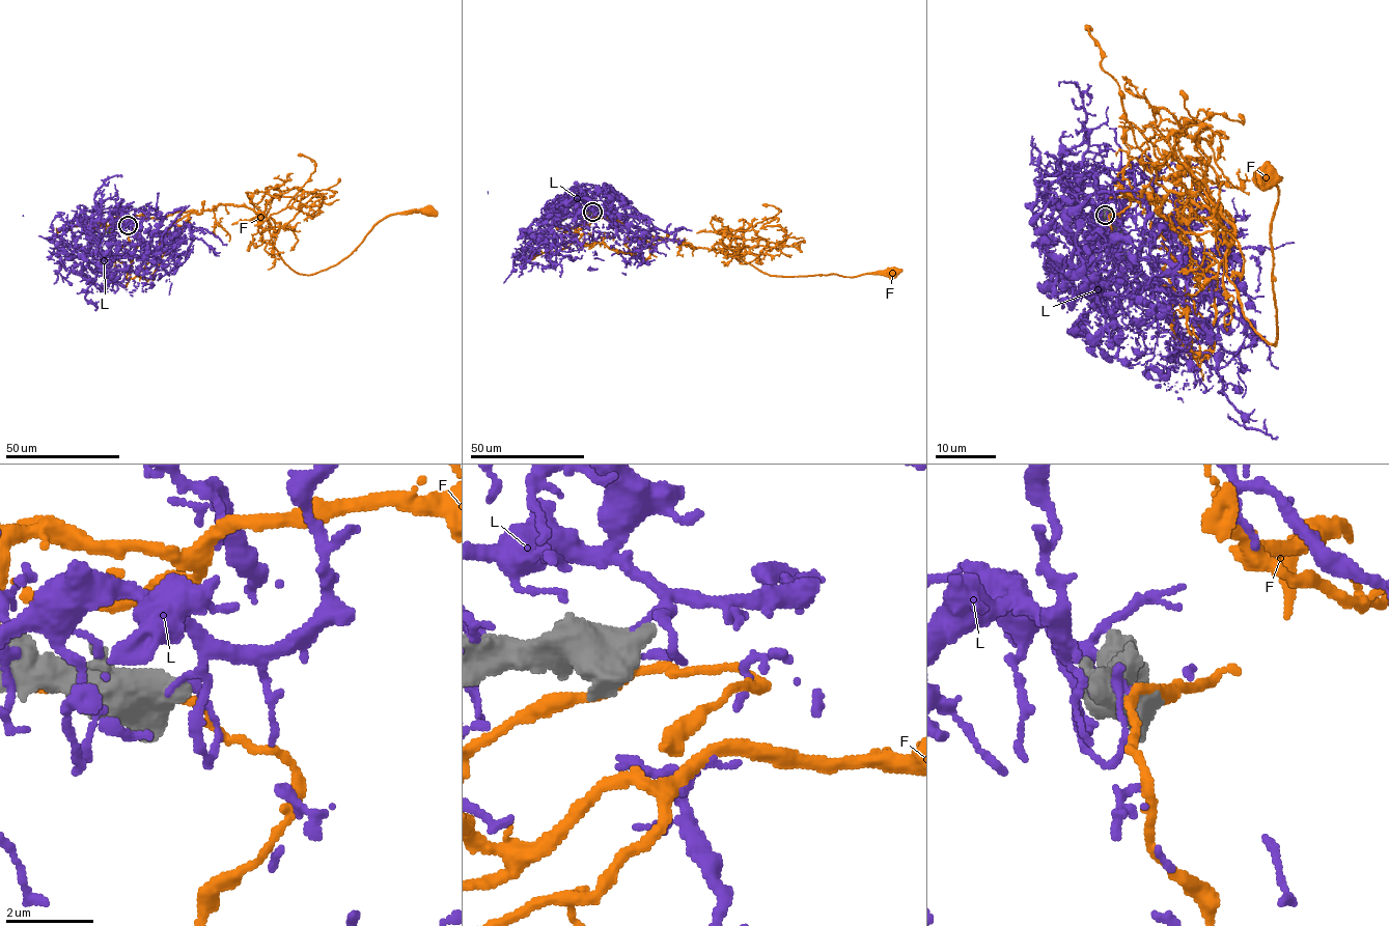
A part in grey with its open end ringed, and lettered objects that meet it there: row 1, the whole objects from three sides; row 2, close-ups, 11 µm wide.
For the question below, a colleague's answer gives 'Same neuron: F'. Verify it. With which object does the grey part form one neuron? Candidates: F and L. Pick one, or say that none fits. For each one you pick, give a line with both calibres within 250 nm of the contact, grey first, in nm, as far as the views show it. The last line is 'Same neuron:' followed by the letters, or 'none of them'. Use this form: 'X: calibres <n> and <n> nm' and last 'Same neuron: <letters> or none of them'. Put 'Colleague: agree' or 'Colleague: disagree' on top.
Colleague: disagree
Same neuron: none of them

